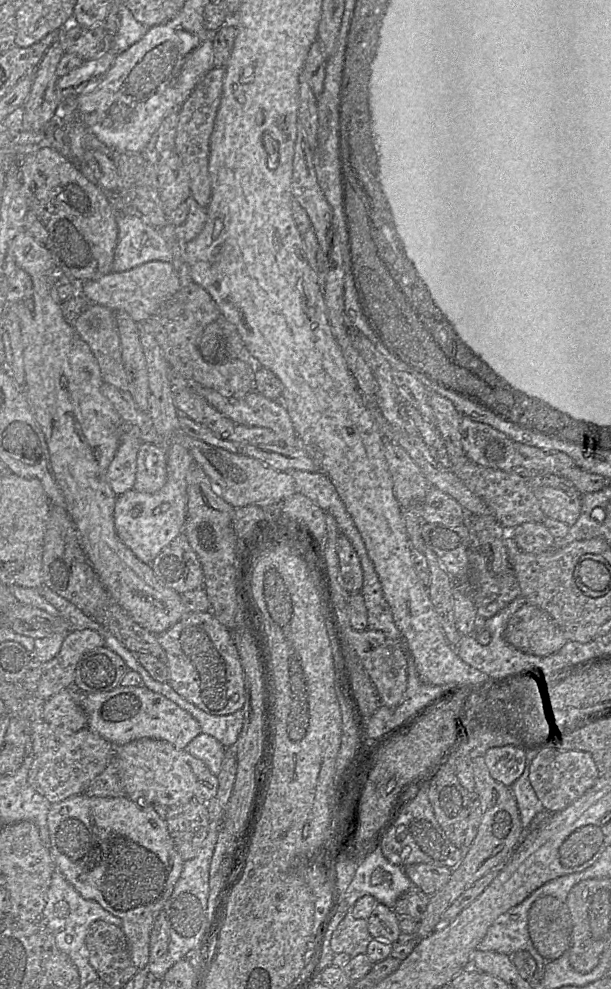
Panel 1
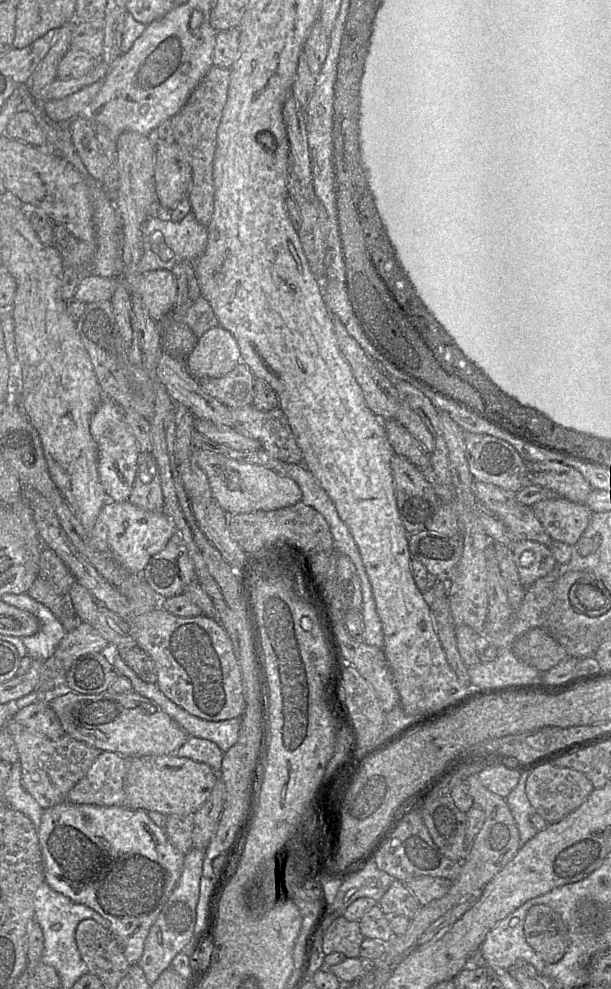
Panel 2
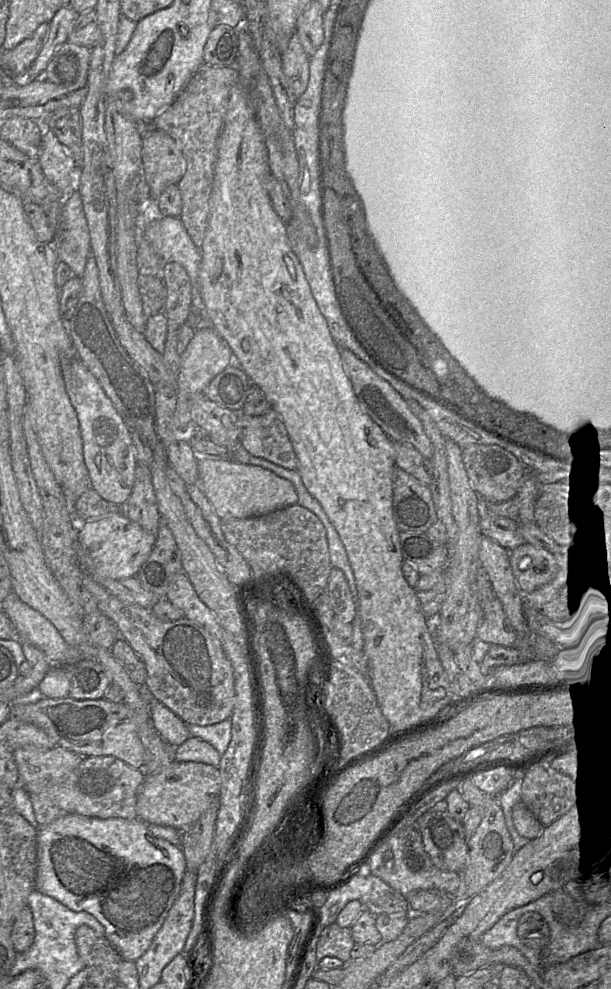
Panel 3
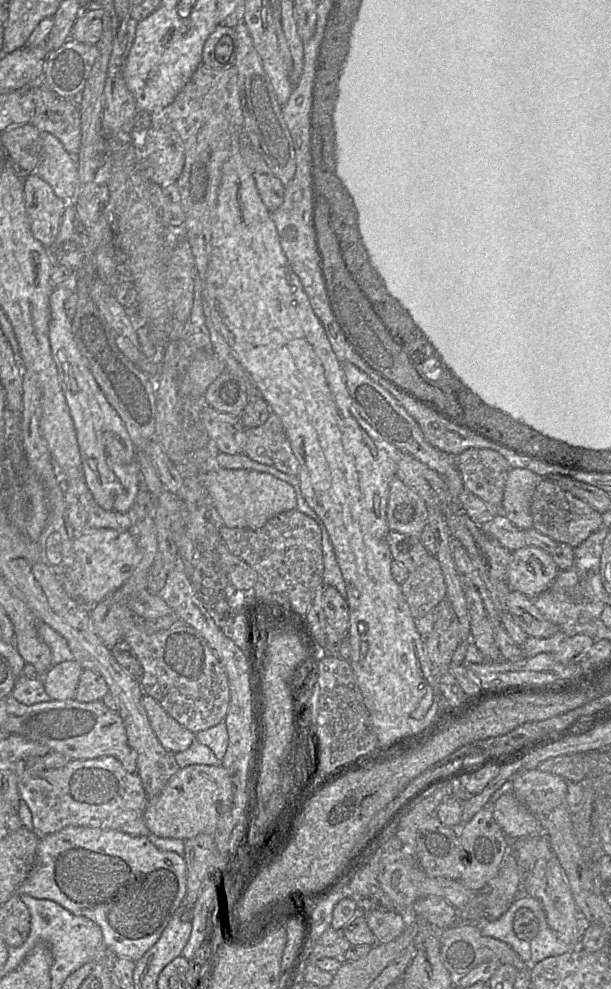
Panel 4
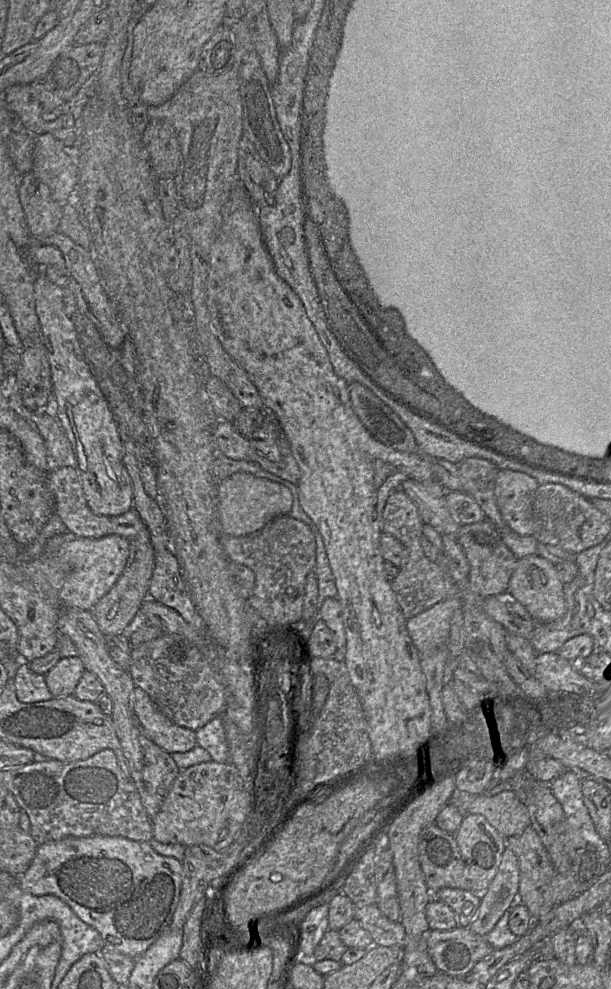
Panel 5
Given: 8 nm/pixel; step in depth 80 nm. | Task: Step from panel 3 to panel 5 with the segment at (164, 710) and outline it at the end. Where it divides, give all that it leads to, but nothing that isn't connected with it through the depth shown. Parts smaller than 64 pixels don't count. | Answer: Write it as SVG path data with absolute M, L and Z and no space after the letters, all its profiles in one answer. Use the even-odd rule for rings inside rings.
M138 687L133 691L133 710L145 735L167 753L183 753L196 746L196 732L172 722Z

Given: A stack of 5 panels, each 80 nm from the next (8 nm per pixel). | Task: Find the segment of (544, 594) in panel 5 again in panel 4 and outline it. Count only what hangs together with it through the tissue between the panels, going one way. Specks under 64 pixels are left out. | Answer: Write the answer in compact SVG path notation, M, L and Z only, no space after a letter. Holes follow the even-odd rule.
M526 545L511 553L506 581L512 591L535 599L550 587L558 572L552 555L541 548Z

